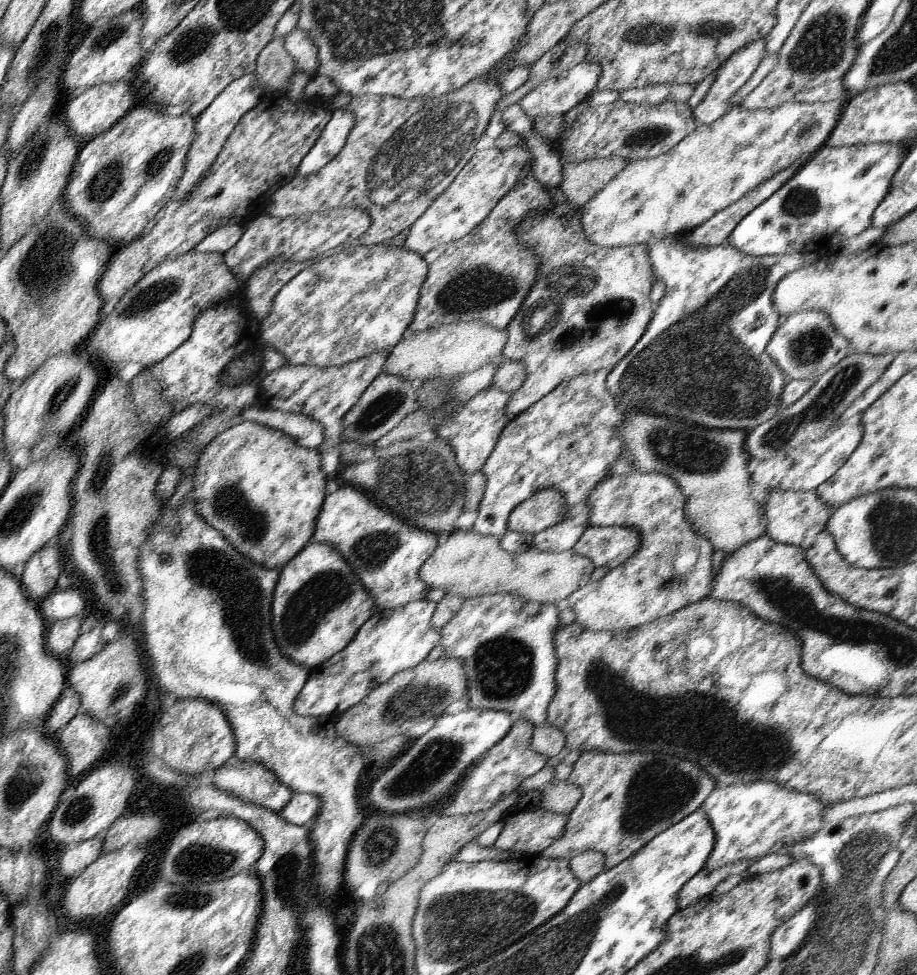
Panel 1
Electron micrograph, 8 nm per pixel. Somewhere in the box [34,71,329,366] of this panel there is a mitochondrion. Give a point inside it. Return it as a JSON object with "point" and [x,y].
{"point":[155,294]}

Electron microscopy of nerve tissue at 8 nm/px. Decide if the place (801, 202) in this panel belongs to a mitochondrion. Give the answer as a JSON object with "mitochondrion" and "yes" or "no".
{"mitochondrion":"yes"}

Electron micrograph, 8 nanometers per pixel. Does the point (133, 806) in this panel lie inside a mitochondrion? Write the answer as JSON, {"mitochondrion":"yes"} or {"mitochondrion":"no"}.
{"mitochondrion":"no"}

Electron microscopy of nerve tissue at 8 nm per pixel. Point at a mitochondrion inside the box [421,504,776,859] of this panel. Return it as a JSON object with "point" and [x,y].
{"point":[645,804]}

